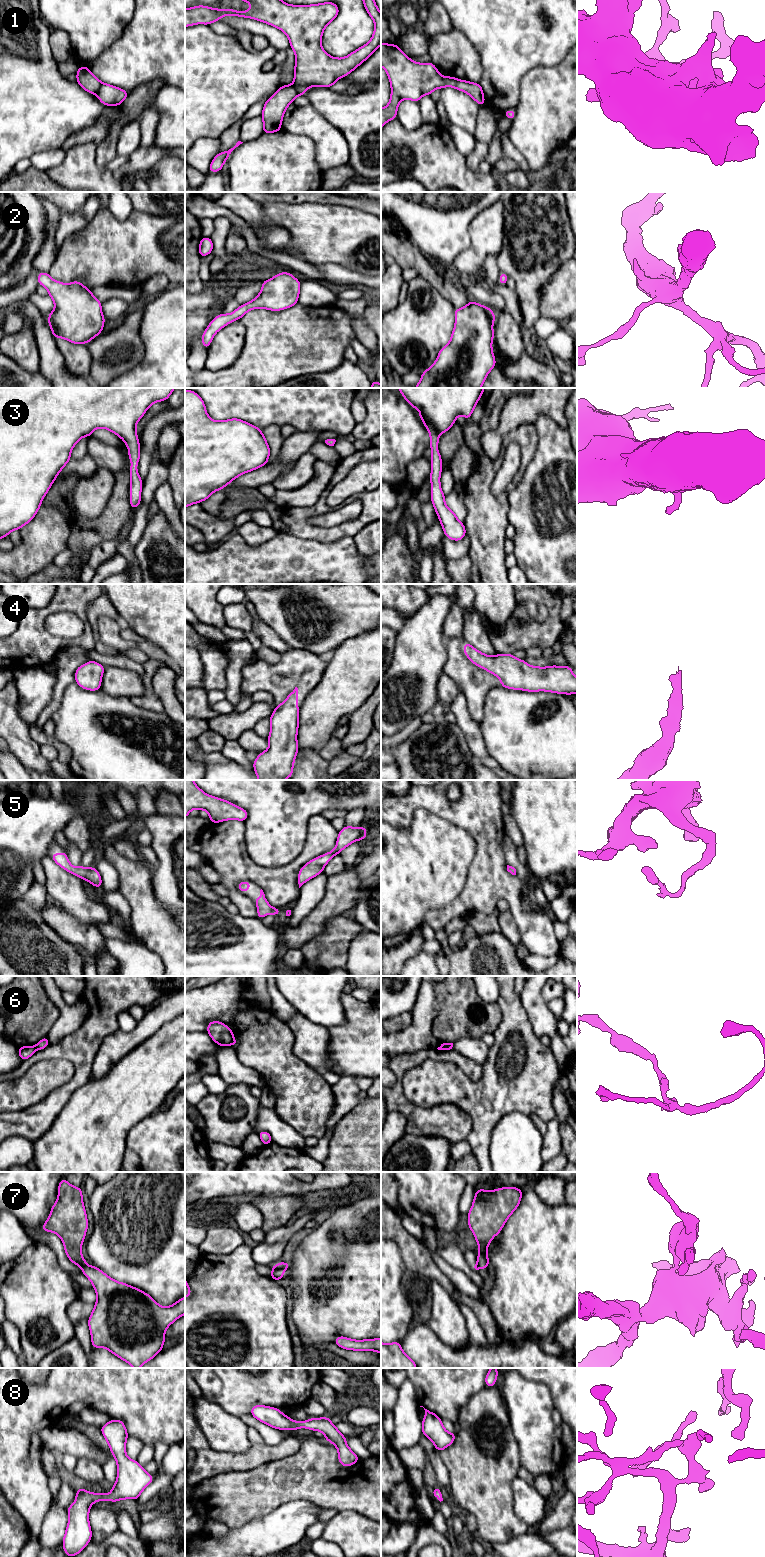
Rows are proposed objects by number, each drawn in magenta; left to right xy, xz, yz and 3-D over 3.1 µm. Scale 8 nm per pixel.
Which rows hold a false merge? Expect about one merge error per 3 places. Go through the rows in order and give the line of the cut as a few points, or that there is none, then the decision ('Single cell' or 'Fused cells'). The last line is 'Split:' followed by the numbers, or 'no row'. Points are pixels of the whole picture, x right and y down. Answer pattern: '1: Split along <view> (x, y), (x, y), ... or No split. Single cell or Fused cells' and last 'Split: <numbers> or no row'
1: Split along xy (102, 83), (96, 93). Fused cells
2: No split. Single cell
3: No split. Single cell
4: No split. Single cell
5: No split. Single cell
6: Split along xy (34, 1046), (37, 1049). Fused cells
7: Split along xz (273, 1268), (282, 1270). Fused cells
8: No split. Single cell
Split: 1, 6, 7

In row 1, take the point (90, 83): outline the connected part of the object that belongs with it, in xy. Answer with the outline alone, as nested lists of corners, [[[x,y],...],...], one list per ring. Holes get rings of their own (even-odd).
[[[80,66],[76,72],[76,82],[88,93],[97,94],[102,82],[95,77],[87,66]]]

